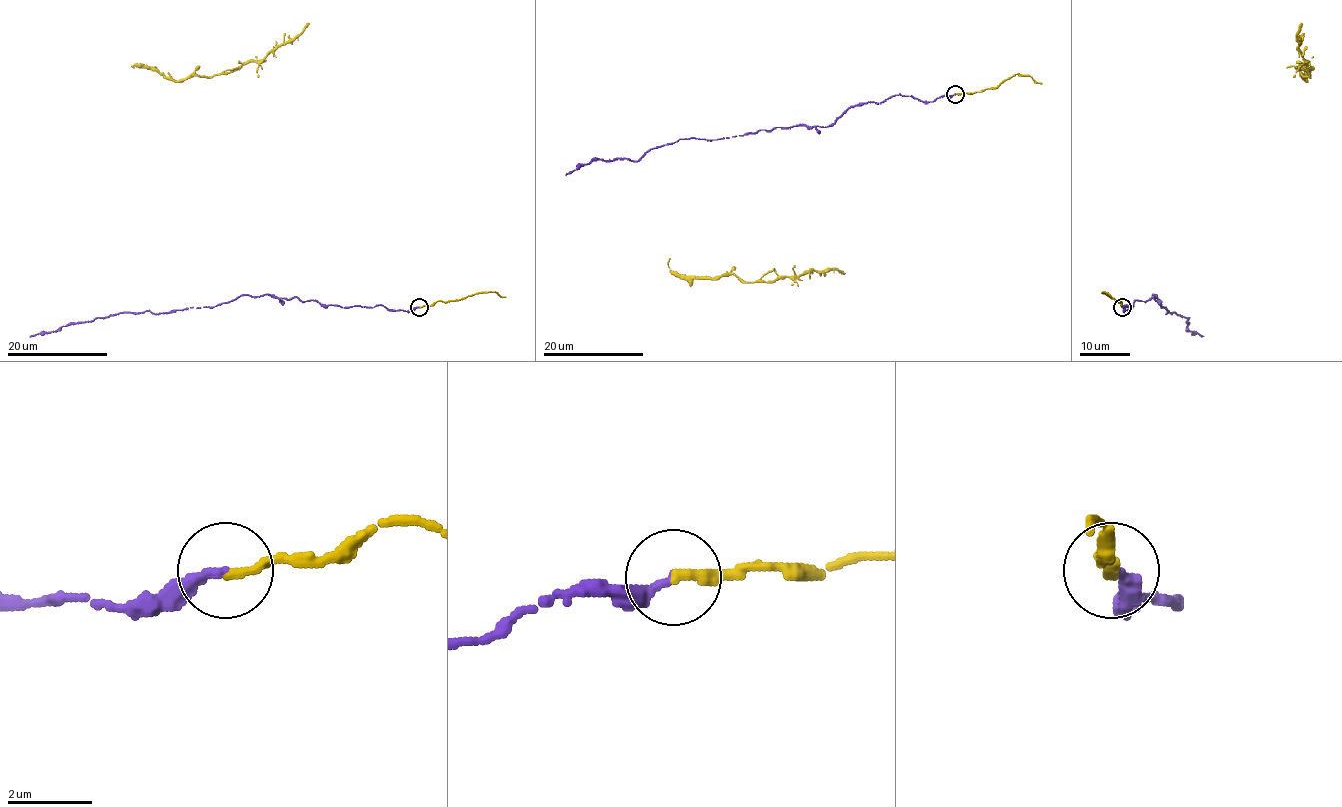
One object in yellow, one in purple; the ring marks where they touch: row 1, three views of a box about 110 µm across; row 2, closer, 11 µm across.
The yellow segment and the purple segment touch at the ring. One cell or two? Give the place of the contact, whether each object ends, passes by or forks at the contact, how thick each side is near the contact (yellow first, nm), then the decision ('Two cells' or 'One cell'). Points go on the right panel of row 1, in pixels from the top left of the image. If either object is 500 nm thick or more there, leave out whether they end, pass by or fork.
Place: (1122, 307). At the ring yellow ends. At the ring purple ends. Thickness 280 nm (yellow) against 240 nm. One cell

